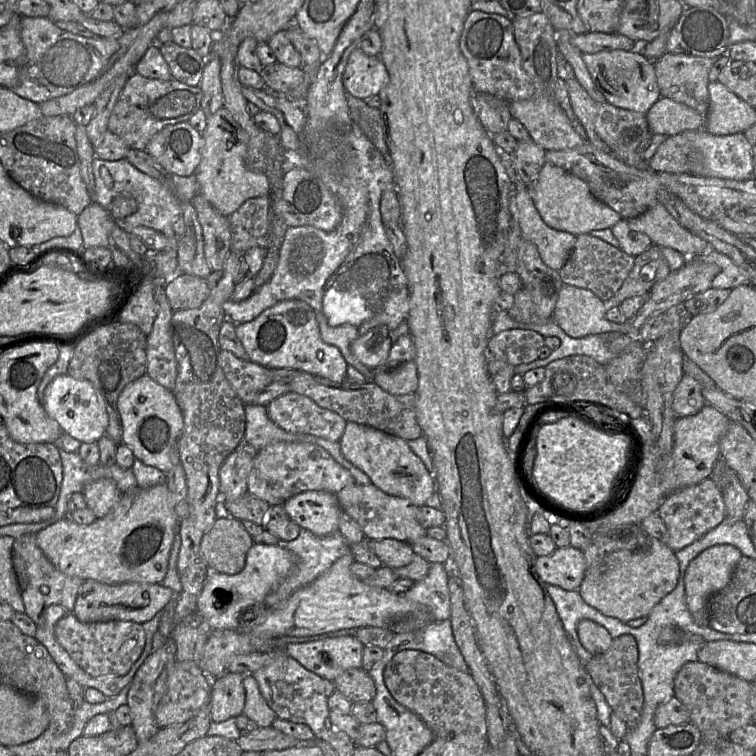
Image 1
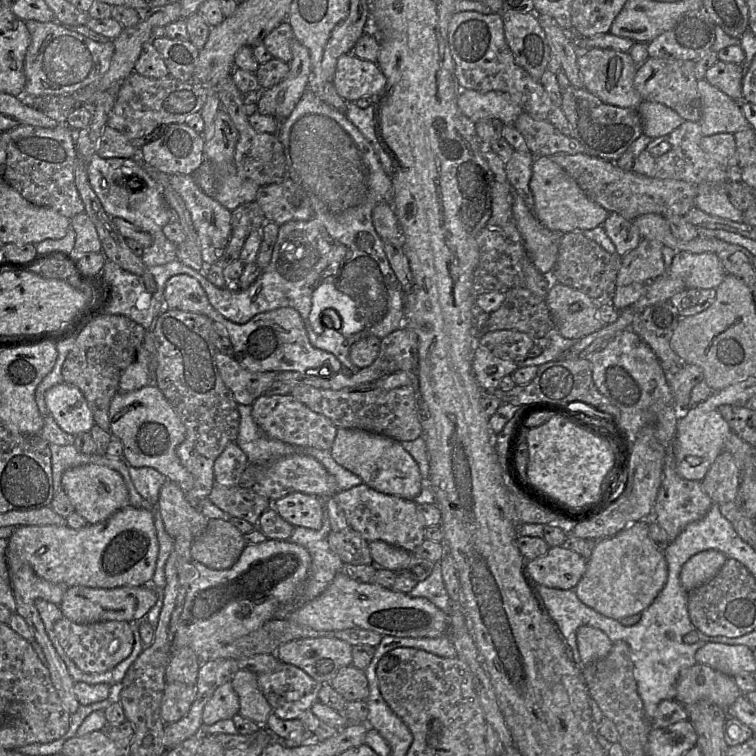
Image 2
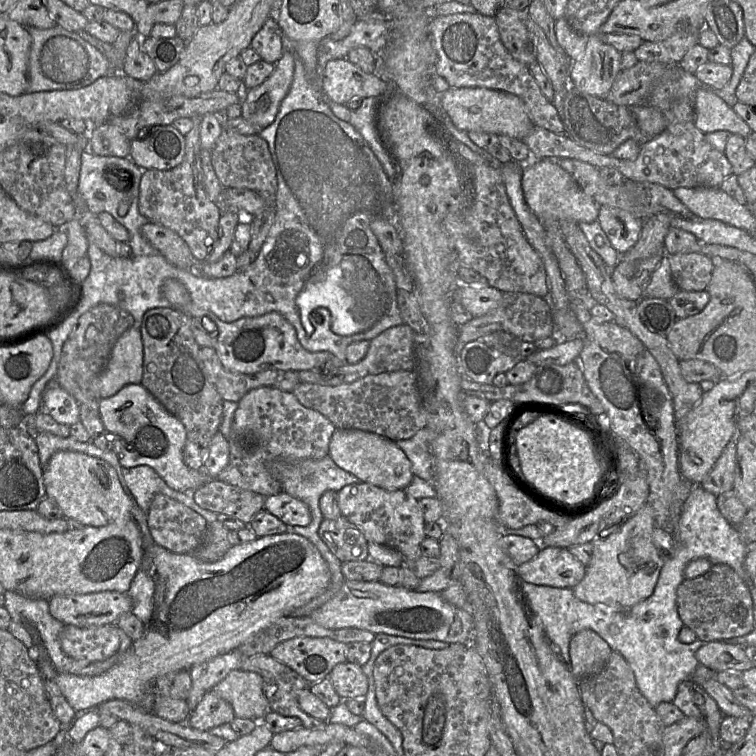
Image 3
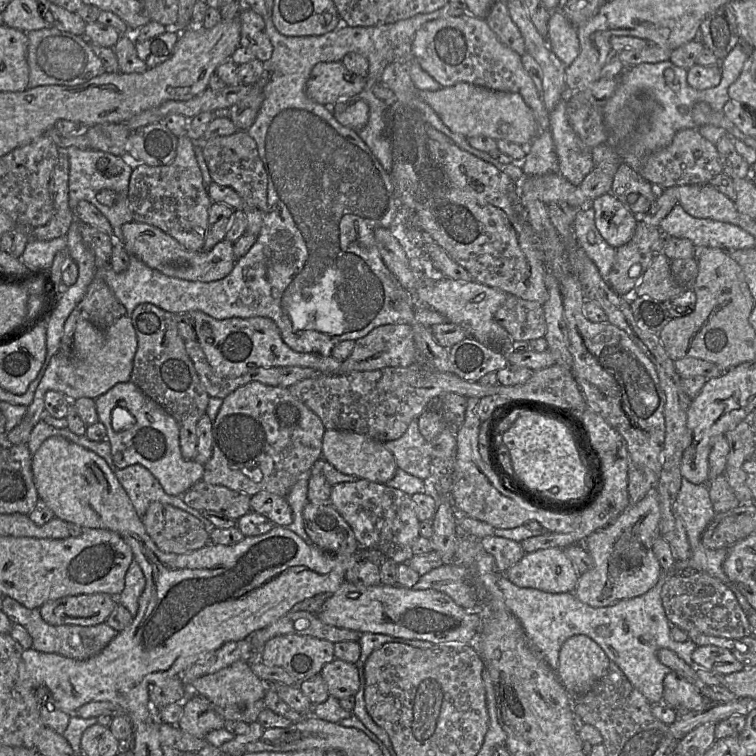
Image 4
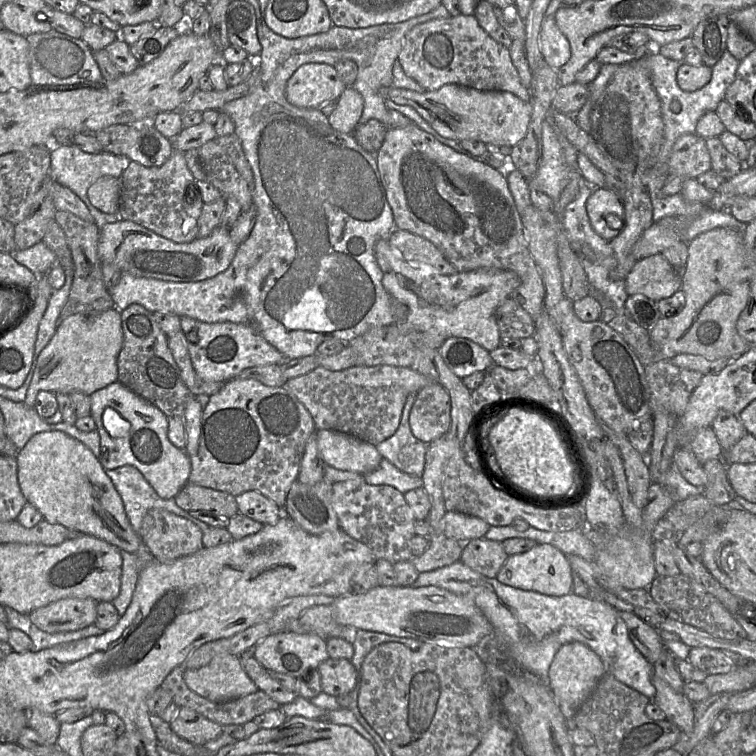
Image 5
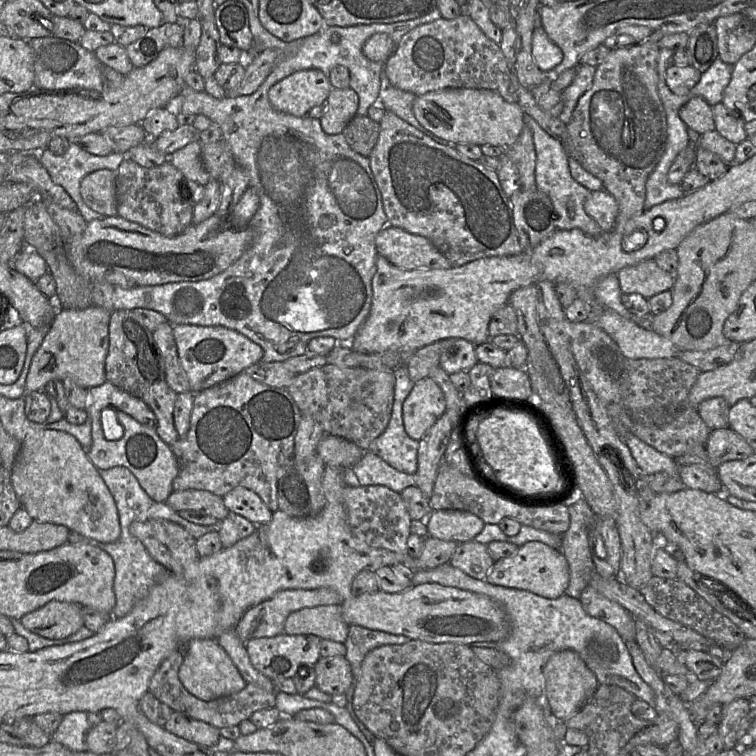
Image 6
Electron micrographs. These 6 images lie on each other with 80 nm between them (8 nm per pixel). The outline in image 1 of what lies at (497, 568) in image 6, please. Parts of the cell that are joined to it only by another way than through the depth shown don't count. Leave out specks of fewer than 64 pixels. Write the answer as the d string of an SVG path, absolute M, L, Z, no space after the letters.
M568 546L548 556L536 557L534 569L540 580L567 591L578 590L586 573L583 551Z

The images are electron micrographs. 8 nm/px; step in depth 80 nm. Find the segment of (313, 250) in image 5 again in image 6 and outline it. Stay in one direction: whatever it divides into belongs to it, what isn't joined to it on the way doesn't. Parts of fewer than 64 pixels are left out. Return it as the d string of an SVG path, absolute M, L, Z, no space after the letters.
M435 8L430 13L424 16L395 23L364 24L347 27L324 27L322 30L315 33L314 35L304 37L292 42L282 41L281 39L269 33L263 27L260 20L257 18L257 13L255 13L255 11L254 13L252 13L251 11L251 13L248 13L248 15L249 26L253 35L253 49L255 50L255 54L259 54L266 49L279 48L289 53L290 57L277 64L275 68L271 71L271 73L267 76L267 78L264 80L264 82L258 87L258 89L250 95L216 99L208 95L205 91L199 92L189 87L185 87L180 92L180 94L178 94L173 100L169 102L169 104L165 108L172 112L185 112L195 115L203 114L208 117L213 123L215 122L220 126L223 134L222 139L225 140L230 146L236 164L244 169L249 179L249 186L256 191L260 199L260 206L249 223L249 227L253 232L253 241L248 249L236 262L230 265L223 272L217 274L210 279L196 282L173 282L162 285L134 287L130 289L125 289L120 286L114 286L112 302L114 310L131 310L134 308L155 310L163 314L167 318L168 323L172 325L187 324L198 326L224 326L245 335L250 340L261 346L261 348L263 349L263 357L261 359L261 362L284 362L290 358L305 354L307 352L308 342L313 338L332 337L336 339L338 343L348 343L354 337L356 332L366 320L371 308L372 279L376 273L376 258L378 255L375 239L377 234L384 227L389 225L389 223L383 208L381 192L371 171L369 157L364 157L353 151L348 145L345 136L342 133L335 135L329 135L325 133L321 127L320 119L310 118L306 115L298 117L275 109L269 101L268 92L273 85L296 71L306 69L318 69L322 71L326 76L329 76L331 70L334 67L342 65L345 66L350 73L349 87L353 89L359 97L357 114L360 116L367 116L368 109L375 104L379 104L381 77L384 71L385 62L374 62L369 60L362 52L362 47L364 43L374 34L385 33L394 41L395 45L397 45L400 42L401 38L407 32L424 23L429 23L434 20L440 19L441 14L440 11Z

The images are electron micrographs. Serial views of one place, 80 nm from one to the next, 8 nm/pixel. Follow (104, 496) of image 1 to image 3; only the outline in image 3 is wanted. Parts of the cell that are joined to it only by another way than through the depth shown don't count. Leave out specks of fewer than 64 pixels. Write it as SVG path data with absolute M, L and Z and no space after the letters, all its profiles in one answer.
M75 451L54 453L43 467L46 497L52 498L63 513L84 526L103 527L132 520L132 498L124 491L116 470L107 462Z

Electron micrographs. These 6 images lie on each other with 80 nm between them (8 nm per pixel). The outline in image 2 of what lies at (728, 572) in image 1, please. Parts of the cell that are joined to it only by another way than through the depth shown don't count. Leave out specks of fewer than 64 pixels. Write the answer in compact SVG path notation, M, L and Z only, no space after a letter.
M716 550L702 551L692 556L682 567L680 580L686 592L711 580L728 558Z

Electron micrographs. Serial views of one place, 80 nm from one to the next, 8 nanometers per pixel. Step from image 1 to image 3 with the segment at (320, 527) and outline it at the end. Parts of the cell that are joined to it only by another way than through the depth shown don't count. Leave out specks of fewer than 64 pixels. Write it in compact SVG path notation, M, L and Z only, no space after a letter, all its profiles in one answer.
M286 492L267 496L263 510L271 513L287 526L308 526L312 521L309 506Z

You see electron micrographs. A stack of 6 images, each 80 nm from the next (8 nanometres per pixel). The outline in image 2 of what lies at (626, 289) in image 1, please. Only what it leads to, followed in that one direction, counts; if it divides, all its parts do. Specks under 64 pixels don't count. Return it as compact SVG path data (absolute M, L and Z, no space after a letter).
M643 238L639 245L621 257L616 285L649 284L668 272L663 257L664 245L657 240Z

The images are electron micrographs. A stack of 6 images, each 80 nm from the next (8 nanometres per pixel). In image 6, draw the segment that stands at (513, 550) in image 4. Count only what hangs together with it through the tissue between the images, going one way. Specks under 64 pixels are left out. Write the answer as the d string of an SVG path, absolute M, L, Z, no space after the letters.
M474 540L460 543L449 561L450 565L478 580L485 580L494 563L487 545Z

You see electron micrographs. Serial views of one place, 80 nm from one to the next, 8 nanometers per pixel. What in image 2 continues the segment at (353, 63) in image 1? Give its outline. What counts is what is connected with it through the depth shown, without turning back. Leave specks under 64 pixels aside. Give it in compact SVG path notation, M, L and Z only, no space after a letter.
M352 53L339 58L332 81L338 95L346 102L380 96L386 83L386 77L376 62L359 59Z

